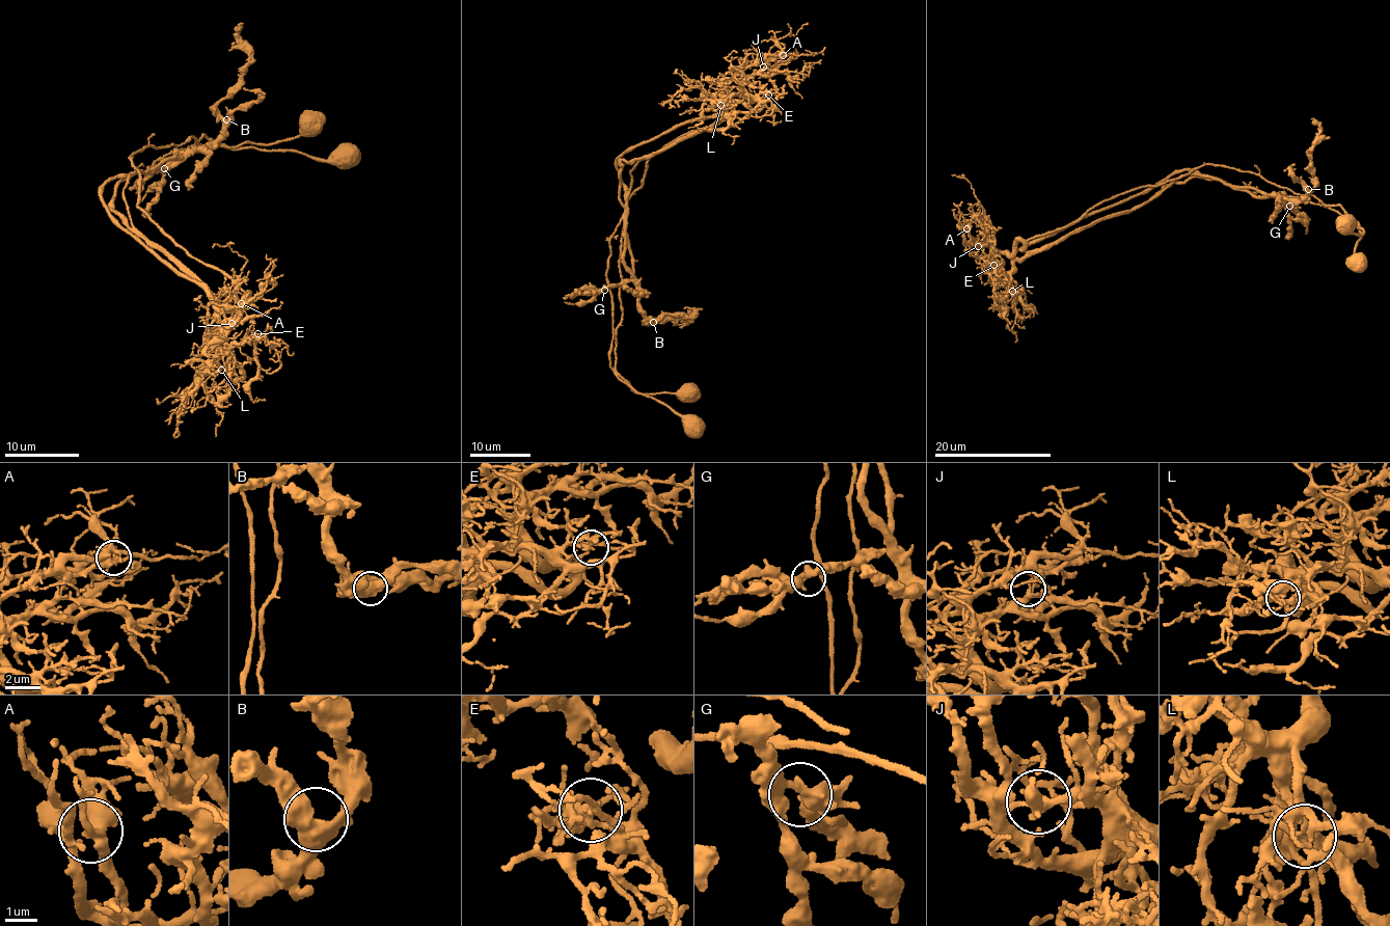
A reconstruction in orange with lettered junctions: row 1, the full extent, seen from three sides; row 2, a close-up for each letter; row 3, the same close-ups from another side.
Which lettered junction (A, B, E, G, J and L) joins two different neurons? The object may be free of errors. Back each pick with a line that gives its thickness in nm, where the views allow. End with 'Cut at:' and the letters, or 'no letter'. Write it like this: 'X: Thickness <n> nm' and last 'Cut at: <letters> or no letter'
E: Thickness 140 nm
Cut at: E

